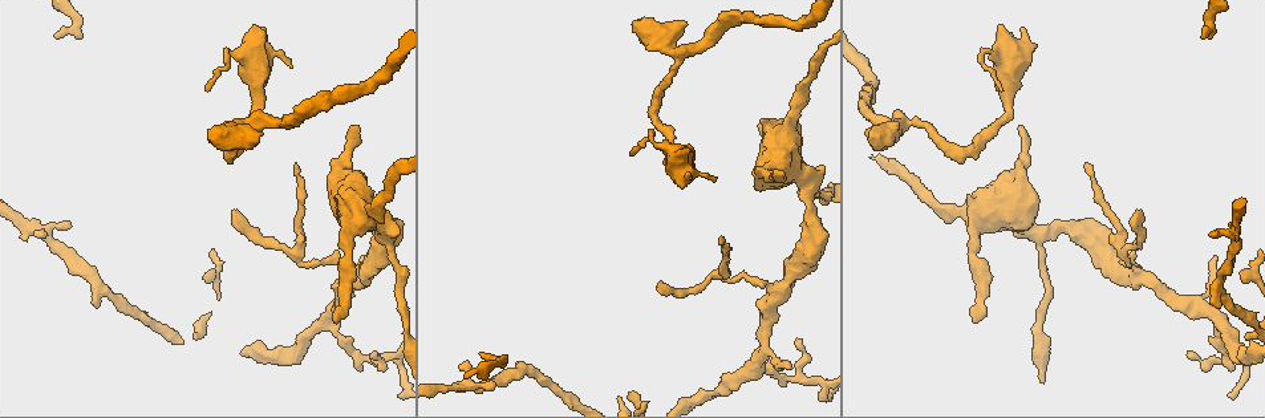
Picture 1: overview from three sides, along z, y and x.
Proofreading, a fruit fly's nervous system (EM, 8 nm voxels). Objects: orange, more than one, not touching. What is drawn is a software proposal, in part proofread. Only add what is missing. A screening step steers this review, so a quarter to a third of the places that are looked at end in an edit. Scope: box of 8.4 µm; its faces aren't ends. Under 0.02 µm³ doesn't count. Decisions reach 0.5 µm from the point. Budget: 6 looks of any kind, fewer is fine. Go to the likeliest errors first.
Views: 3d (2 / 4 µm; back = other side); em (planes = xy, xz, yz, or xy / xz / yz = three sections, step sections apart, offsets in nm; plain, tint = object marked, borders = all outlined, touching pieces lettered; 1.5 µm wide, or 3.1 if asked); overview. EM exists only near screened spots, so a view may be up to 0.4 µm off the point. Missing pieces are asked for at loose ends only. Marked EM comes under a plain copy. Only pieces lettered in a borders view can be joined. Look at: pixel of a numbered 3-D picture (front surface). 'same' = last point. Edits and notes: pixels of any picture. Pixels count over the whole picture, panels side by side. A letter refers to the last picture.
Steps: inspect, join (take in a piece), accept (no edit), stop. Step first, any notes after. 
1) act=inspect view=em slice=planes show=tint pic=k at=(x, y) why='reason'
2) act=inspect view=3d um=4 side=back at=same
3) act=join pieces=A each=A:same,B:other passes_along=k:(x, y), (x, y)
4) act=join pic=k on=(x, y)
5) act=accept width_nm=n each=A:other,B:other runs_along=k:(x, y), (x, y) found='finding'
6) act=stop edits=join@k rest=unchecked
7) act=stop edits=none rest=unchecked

act=inspect view=3d um=2 pic=1 at=(375, 353) why='tapers out'

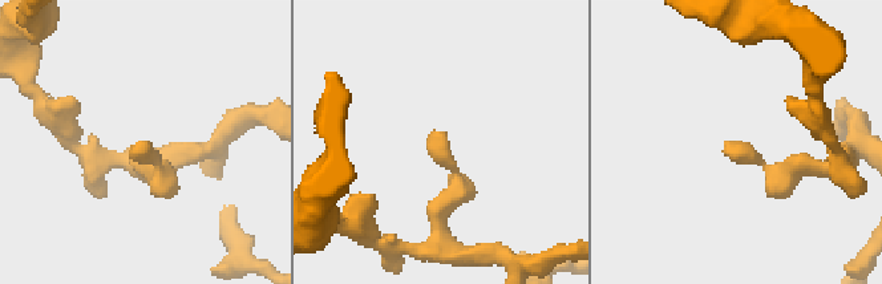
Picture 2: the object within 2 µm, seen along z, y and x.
act=inspect view=em slice=planes show=borders pic=2 at=(725, 143) why='shape alone is not enough'

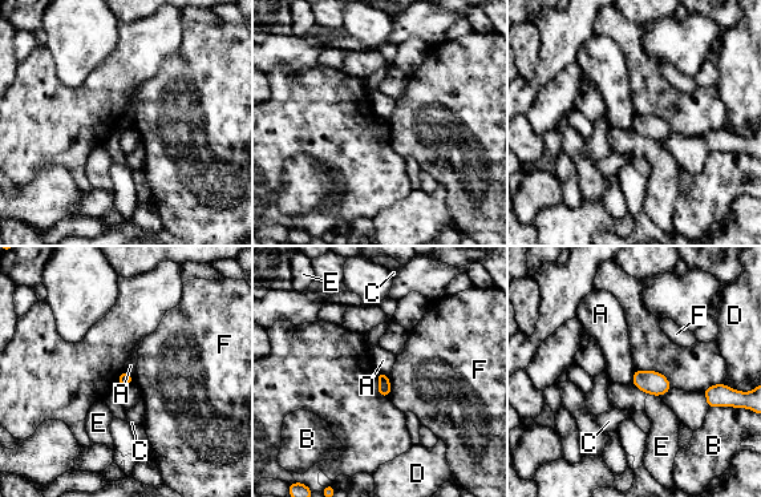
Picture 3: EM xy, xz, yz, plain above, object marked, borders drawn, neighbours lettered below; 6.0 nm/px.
act=accept width_nm=70 each=A:other,B:other,C:other,D:other,E:other,F:other border=3:(635, 370), (631, 382) found='no lettered piece goes on from it'

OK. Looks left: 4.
act=inspect view=em slice=planes show=borders pic=1 at=(716, 179) why='thin end'

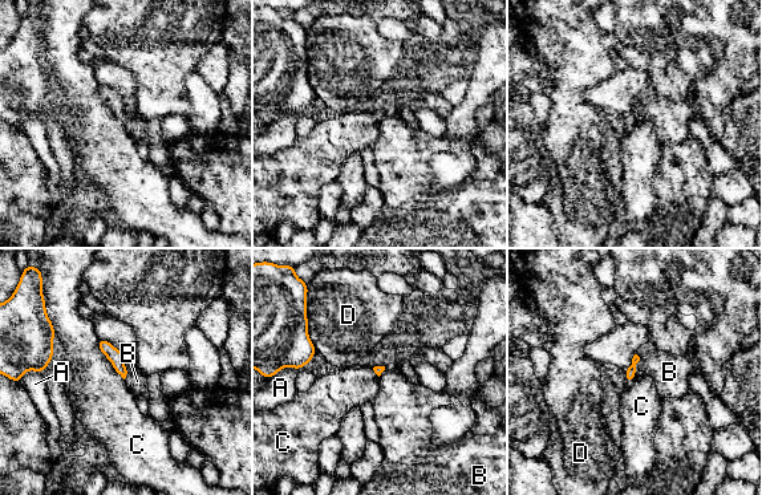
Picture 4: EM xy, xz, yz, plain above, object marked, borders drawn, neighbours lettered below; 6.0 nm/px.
act=accept each=A:other,B:other,C:other,D:other border=4:(640, 358), (636, 364), (635, 376) found='none of them fits'

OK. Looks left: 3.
act=inspect view=3d um=2 pic=1 at=(634, 24) why='free end'

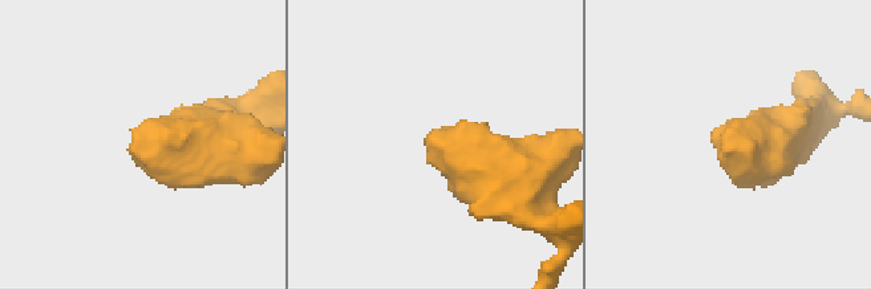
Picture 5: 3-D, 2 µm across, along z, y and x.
act=inspect view=em slice=xy step=8 show=borders pic=5 at=(132, 151) why='shape alone is not enough'

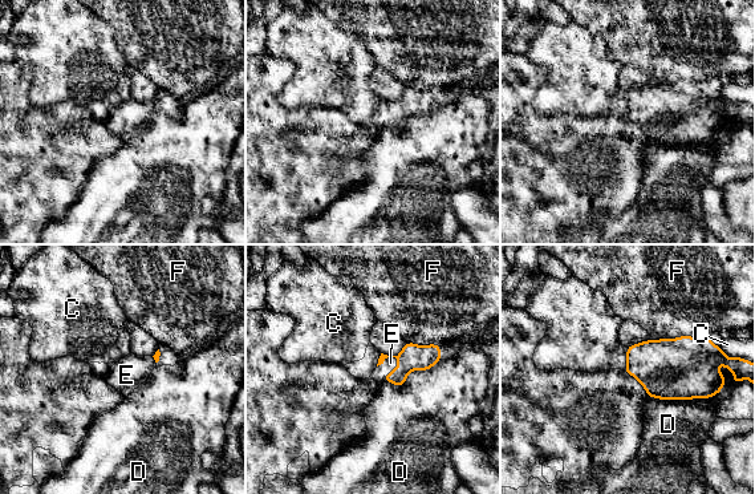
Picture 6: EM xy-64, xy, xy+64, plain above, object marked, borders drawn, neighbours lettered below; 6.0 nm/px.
act=inspect view=em slice=planes show=borders at=same why='cut it another way'

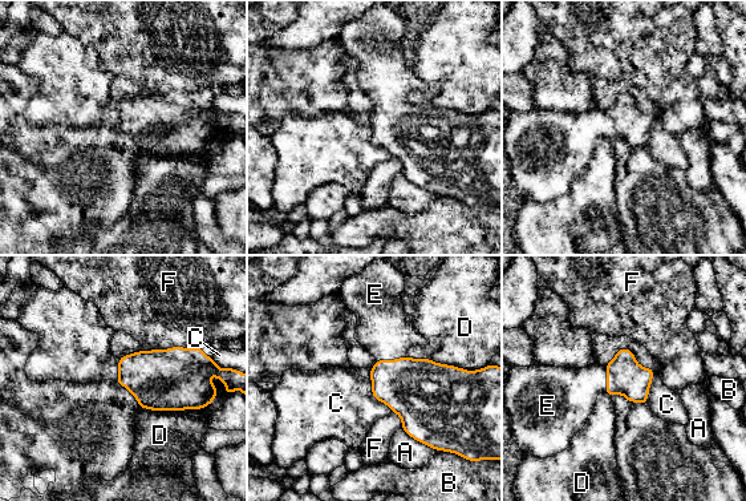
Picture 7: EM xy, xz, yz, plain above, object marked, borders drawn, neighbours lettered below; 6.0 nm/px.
act=join pic=7 on=(384, 328) width_nm=220 each=A:other,B:other,C:other,D:other,E:same,F:other passes_along=7:(418, 391), (390, 360), (384, 328) found='the cell continues'

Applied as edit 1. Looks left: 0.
act=stop edits=join@7 rest=unchecked

